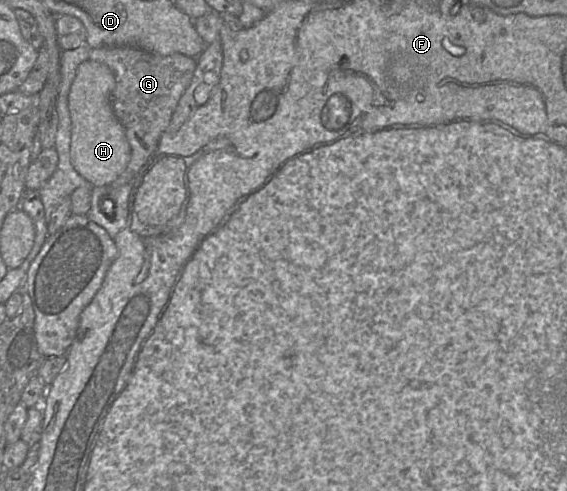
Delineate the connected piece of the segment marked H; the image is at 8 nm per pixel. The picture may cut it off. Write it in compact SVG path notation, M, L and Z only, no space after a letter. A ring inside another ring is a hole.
M89 59L78 66L68 95L70 160L78 174L94 187L114 182L125 171L131 156L124 127L112 108L111 94L115 84L114 74L109 67Z

